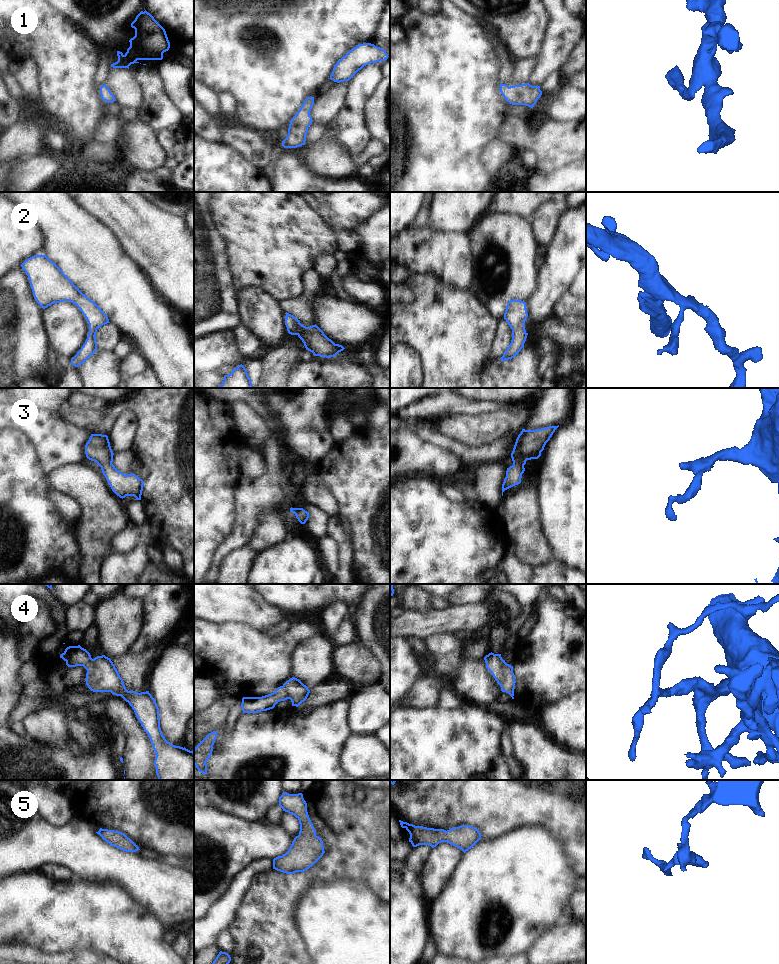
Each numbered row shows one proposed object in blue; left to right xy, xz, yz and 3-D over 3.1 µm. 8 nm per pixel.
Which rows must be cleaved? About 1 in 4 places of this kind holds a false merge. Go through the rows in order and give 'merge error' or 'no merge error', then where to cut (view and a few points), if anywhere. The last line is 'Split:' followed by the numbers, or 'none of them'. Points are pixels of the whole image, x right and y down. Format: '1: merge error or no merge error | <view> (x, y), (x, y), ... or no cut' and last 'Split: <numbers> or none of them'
1: no merge error | no cut
2: no merge error | no cut
3: no merge error | no cut
4: no merge error | no cut
5: no merge error | no cut
Split: none of them

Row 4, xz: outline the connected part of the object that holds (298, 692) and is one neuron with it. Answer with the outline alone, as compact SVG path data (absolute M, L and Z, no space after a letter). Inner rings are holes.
M292 677L273 693L262 697L243 697L241 708L243 713L258 713L273 709L280 701L290 699L292 706L298 707L304 702L310 690L299 679Z

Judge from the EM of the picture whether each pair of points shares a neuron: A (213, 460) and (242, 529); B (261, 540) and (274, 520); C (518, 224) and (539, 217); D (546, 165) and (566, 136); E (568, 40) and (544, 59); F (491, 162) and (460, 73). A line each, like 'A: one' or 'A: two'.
A: two
B: one
C: two
D: one
E: one
F: two

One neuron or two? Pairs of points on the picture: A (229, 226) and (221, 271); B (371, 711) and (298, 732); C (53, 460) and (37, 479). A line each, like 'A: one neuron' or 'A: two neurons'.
A: two neurons
B: two neurons
C: two neurons

